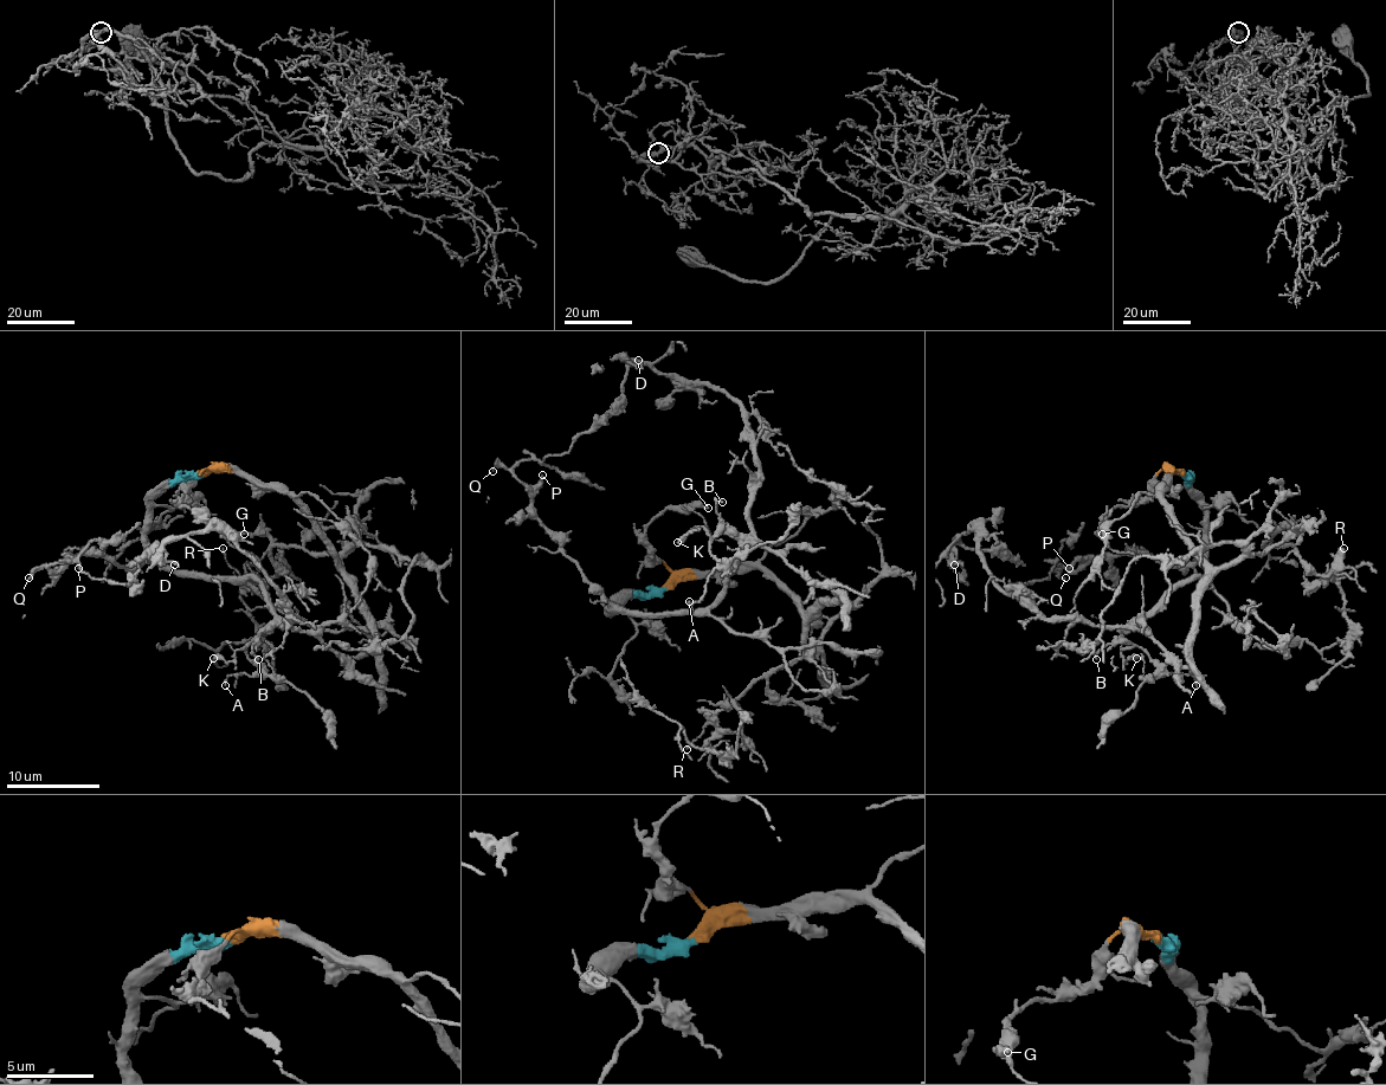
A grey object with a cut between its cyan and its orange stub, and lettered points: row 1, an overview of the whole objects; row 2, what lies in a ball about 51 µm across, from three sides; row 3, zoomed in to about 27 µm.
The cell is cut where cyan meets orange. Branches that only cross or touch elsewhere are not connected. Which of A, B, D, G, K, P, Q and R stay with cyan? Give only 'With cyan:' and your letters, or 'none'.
With cyan: A, B, D, K, P, Q

